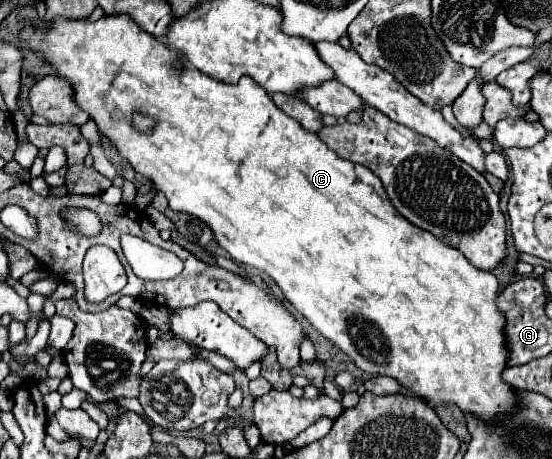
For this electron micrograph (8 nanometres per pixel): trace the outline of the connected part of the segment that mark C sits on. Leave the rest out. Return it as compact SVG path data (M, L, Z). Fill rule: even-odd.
M102 16L96 22L88 20L66 20L66 18L56 18L56 22L50 24L48 30L42 30L40 26L26 26L20 32L20 38L30 44L36 52L44 56L44 60L60 74L66 78L72 88L74 88L74 98L80 108L84 108L90 118L96 122L98 130L110 138L120 156L128 160L134 168L134 172L142 174L146 180L150 180L160 192L166 194L168 206L178 212L188 212L202 222L206 222L218 244L236 260L238 264L246 264L250 268L256 268L258 272L272 278L284 292L286 300L328 340L334 340L332 344L338 346L344 354L348 354L358 368L372 376L390 376L398 380L398 384L406 390L410 390L414 396L426 400L436 406L448 406L456 404L462 412L472 414L474 418L482 420L484 424L492 424L516 410L516 390L502 380L502 372L508 366L510 352L506 346L506 334L504 334L504 314L496 306L498 298L498 280L492 272L478 270L472 266L456 248L450 248L436 236L428 234L426 230L420 230L418 226L412 226L398 210L392 206L380 178L368 170L362 164L352 164L348 160L342 160L336 156L334 150L330 150L316 134L308 134L294 118L288 118L282 110L276 110L276 104L268 98L266 90L256 86L252 78L244 76L240 78L238 84L220 84L214 78L208 78L206 74L200 74L198 70L188 70L186 66L180 66L180 58L176 52L168 50L158 38L150 36L148 32L140 30L136 22L128 16ZM134 112L142 112L150 118L154 118L158 124L152 132L148 134L138 134L130 126L130 118Z

